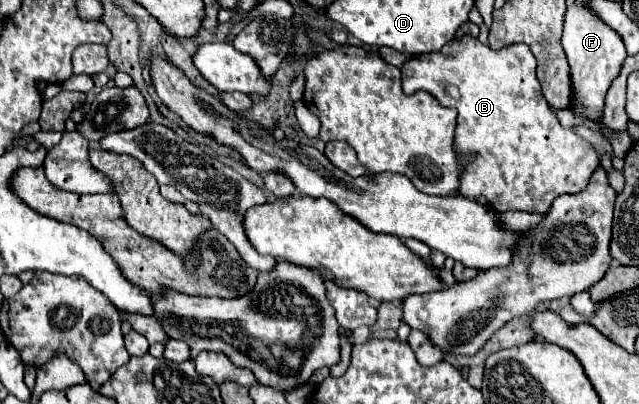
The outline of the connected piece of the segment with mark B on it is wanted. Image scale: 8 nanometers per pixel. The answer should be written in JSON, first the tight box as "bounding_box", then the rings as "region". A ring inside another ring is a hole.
{"bounding_box":[401,36,601,214],"region":[[[465,36],[453,40],[441,52],[415,56],[401,68],[403,90],[413,94],[415,90],[427,90],[441,106],[457,108],[455,148],[459,164],[463,168],[457,194],[477,200],[485,196],[489,206],[497,212],[521,210],[545,214],[551,208],[555,196],[581,192],[591,174],[601,166],[595,148],[571,128],[561,126],[555,110],[541,94],[541,84],[535,76],[535,56],[527,44],[513,44],[503,50],[493,50],[481,44],[477,38]]]}

